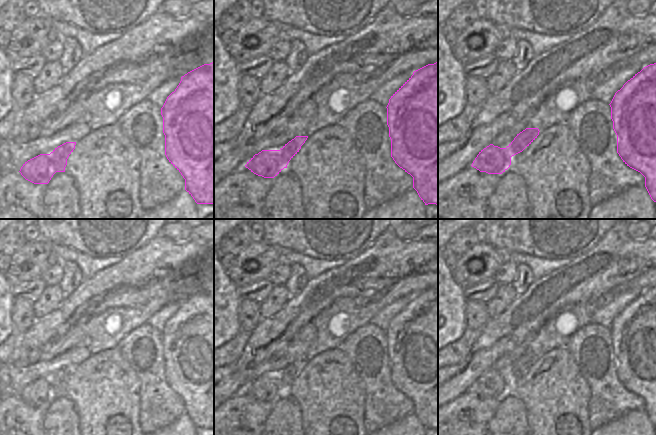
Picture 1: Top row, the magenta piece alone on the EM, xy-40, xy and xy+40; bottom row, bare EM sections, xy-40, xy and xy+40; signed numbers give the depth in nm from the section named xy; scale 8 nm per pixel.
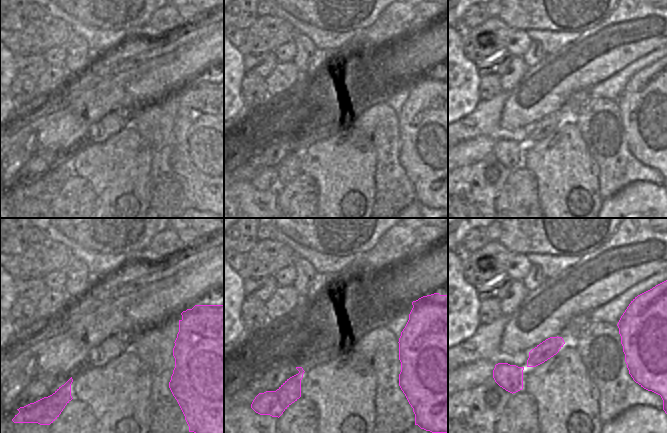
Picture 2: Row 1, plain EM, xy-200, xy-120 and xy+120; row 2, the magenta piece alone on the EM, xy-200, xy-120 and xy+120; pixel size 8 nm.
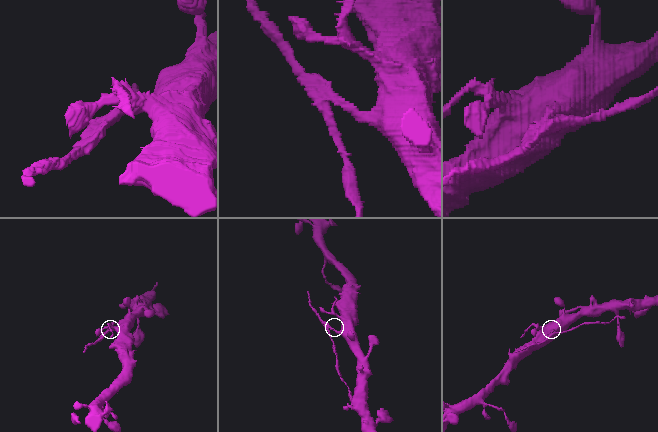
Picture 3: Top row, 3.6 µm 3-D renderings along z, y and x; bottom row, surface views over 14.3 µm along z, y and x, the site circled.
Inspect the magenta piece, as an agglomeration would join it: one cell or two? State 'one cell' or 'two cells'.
two cells

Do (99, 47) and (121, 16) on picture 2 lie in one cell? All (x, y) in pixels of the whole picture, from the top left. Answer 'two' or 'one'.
two

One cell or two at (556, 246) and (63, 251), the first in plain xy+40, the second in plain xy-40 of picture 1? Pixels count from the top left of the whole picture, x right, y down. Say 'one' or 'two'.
two

